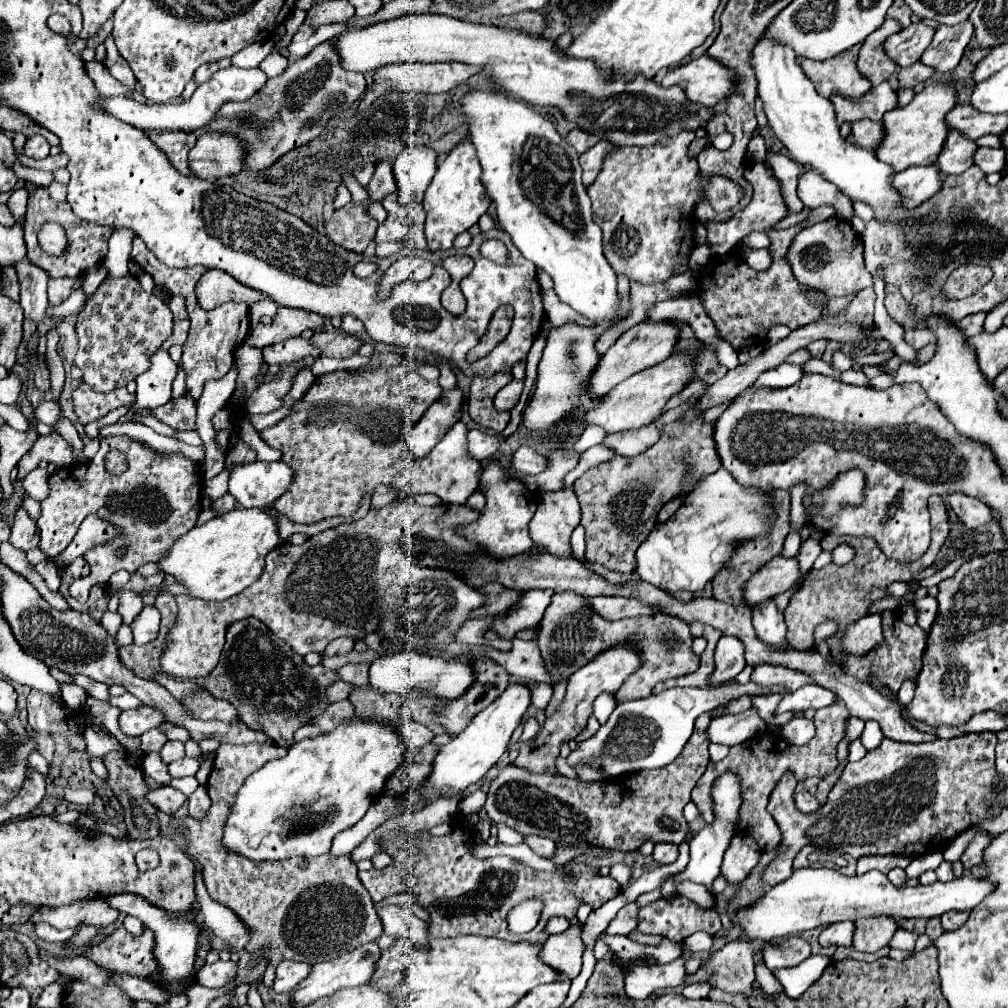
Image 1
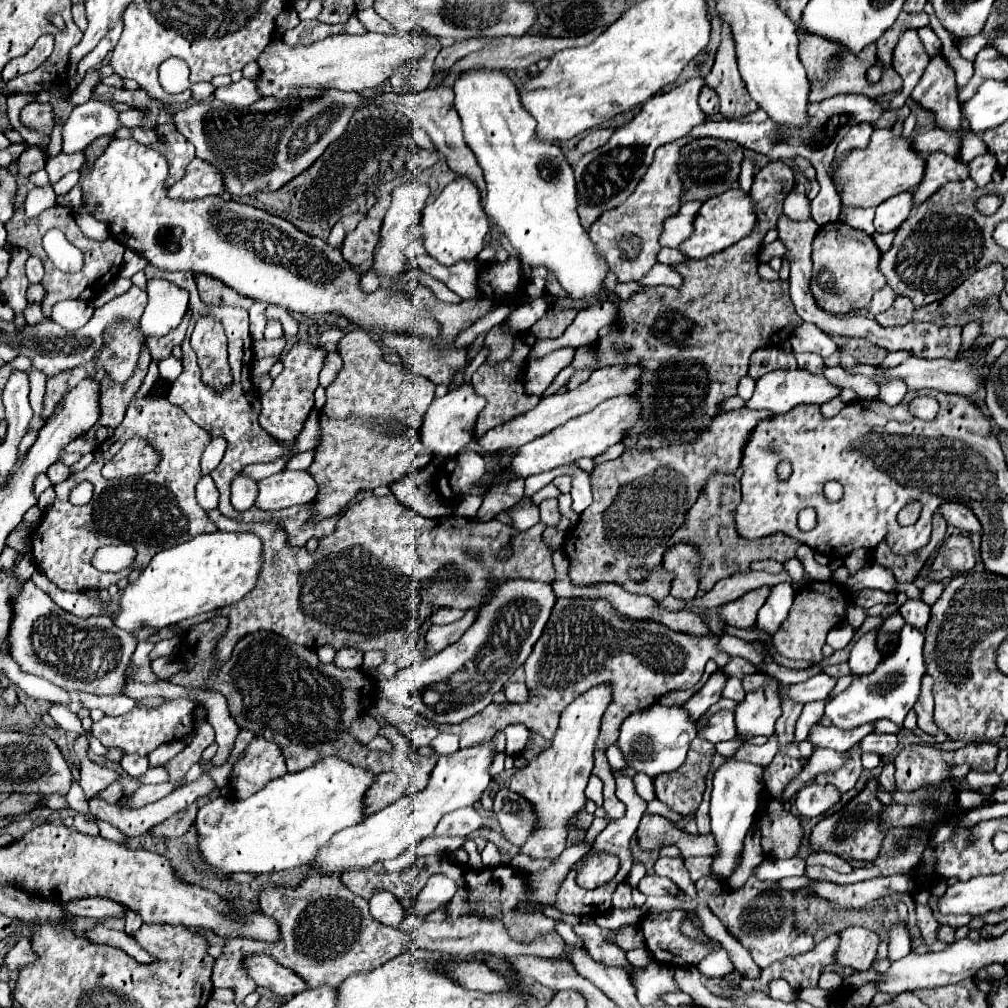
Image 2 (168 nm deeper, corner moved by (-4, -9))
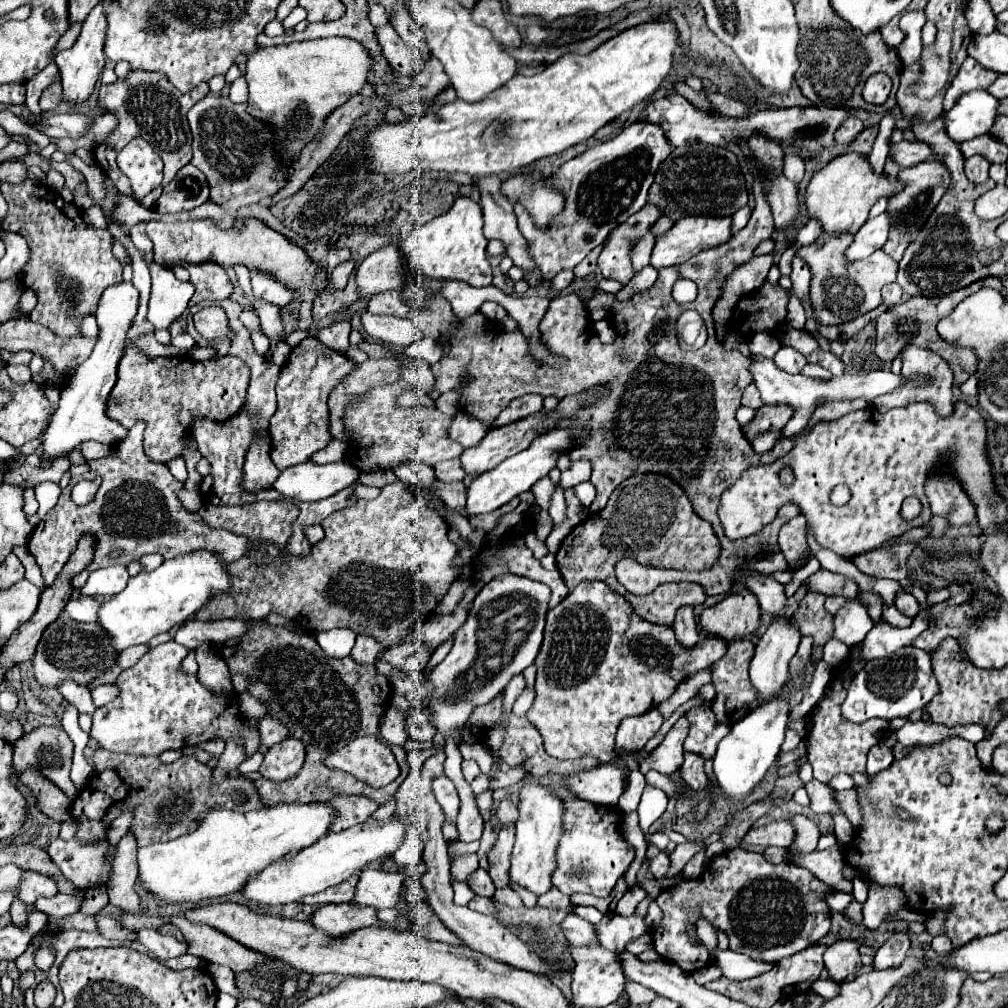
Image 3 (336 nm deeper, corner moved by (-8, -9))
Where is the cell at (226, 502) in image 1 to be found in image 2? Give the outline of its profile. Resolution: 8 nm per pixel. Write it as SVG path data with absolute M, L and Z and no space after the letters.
M236 475L232 481L232 507L236 511L248 511L254 505L256 499L256 481Z

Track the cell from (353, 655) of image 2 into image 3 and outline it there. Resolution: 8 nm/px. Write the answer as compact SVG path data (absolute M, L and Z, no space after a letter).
M362 633L362 635L358 635L350 657L356 663L374 663L382 651L384 651L384 647L372 635L364 635Z

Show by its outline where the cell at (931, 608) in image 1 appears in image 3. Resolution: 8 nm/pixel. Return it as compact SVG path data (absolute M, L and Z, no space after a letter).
M900 589L900 591L896 593L894 605L896 605L904 615L912 615L912 617L916 617L916 615L918 615L918 611L920 611L918 601L916 601L916 599L906 591L906 589Z

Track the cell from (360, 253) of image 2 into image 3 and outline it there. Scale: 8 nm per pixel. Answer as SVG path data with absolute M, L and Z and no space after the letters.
M346 261L346 263L338 265L338 267L330 273L330 285L328 285L328 289L330 289L330 291L344 291L344 287L346 287L348 277L350 277L352 271L354 271L354 261Z

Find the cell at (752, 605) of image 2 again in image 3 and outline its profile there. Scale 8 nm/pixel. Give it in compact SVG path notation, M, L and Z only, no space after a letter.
M750 591L730 593L720 603L716 603L716 605L712 605L712 607L702 611L700 627L702 627L704 635L708 635L708 637L722 637L724 641L746 637L748 633L754 633L760 627L760 605L756 603L756 597Z

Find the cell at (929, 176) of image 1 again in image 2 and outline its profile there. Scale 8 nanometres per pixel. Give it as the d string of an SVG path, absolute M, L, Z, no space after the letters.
M910 189L910 191L898 193L896 197L890 197L884 203L880 203L876 207L876 217L874 217L876 231L878 233L896 231L910 217L910 211L914 207L912 197L914 197L914 191Z

